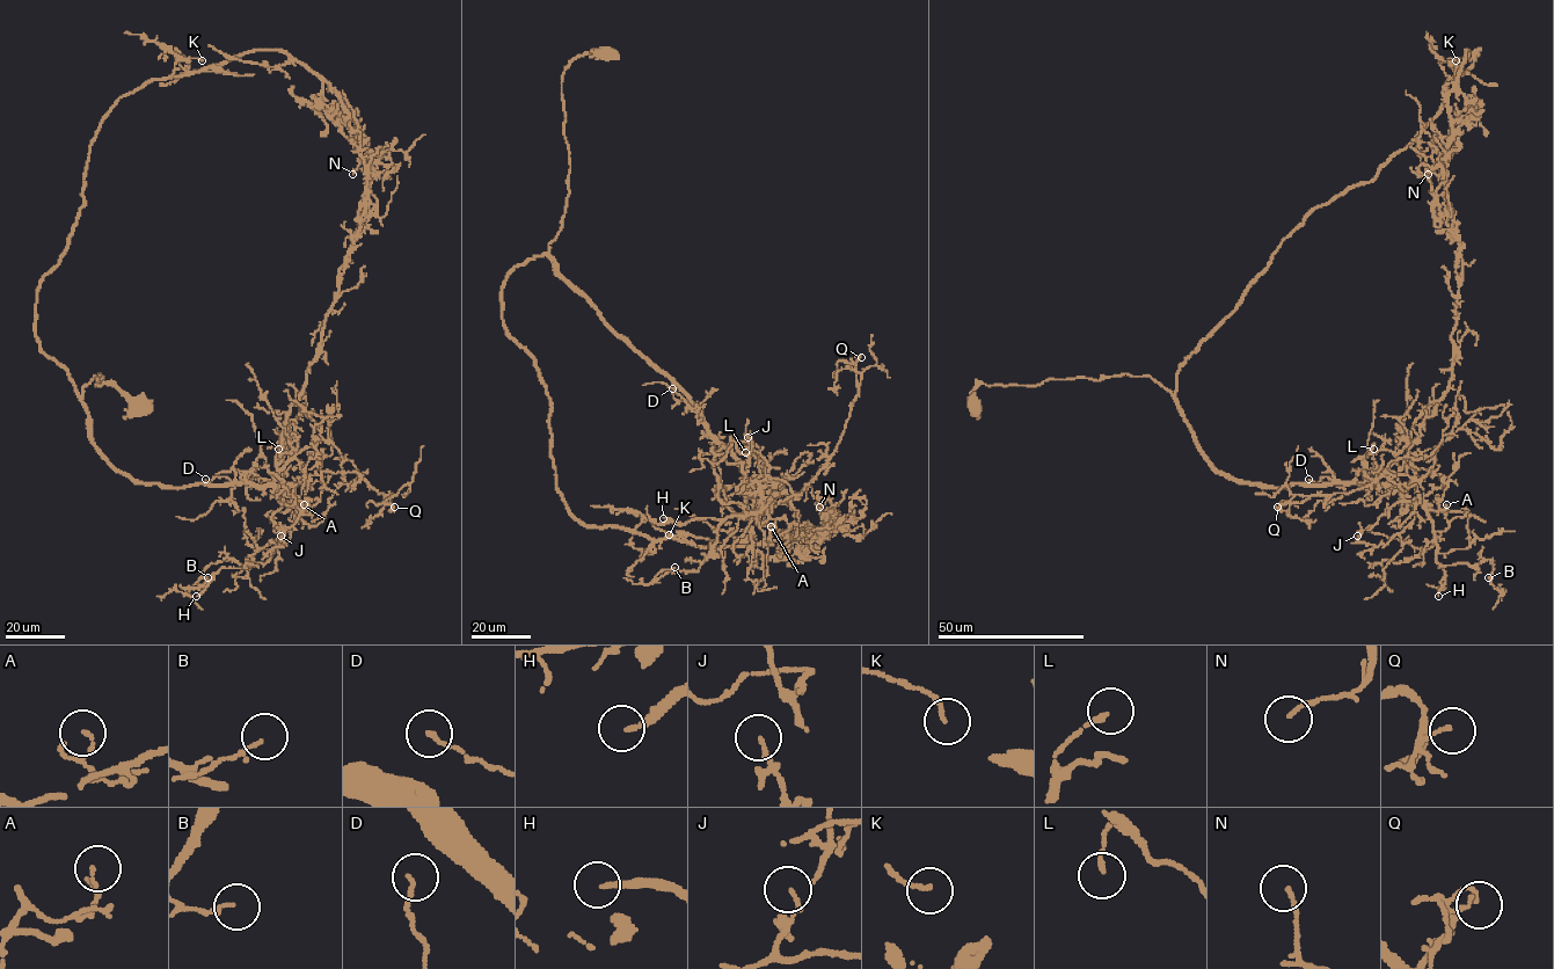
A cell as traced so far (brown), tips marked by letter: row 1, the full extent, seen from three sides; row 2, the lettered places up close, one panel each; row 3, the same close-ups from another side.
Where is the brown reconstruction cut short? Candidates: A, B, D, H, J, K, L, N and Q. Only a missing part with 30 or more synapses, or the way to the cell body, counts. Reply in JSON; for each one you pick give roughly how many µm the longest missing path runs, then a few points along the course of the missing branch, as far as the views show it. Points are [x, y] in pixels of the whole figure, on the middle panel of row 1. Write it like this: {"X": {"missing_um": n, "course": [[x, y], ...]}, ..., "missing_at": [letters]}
{"H": {"missing_um": 60, "course": [[663, 518], [651, 512], [615, 473], [595, 468], [570, 473], [559, 467], [557, 460], [552, 465]]}, "missing_at": ["H"]}

